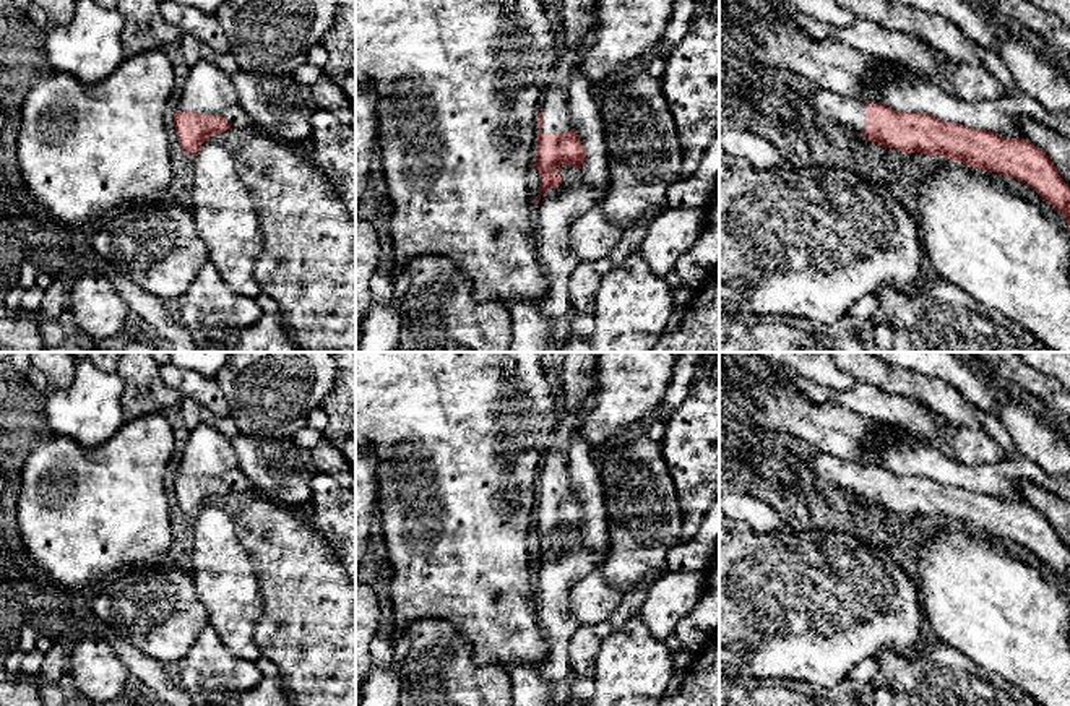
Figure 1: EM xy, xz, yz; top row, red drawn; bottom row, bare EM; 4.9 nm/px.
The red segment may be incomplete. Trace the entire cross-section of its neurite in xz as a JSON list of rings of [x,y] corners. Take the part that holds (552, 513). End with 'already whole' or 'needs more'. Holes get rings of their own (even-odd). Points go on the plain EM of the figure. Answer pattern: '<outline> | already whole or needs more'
[[[594,388],[586,394],[581,407],[576,412],[563,412],[559,417],[557,427],[554,430],[552,445],[546,450],[539,476],[537,476],[537,502],[536,502],[536,519],[534,532],[539,537],[539,558],[534,562],[534,568],[539,566],[541,558],[555,552],[562,547],[562,539],[557,536],[559,529],[572,529],[575,532],[583,532],[585,511],[575,497],[570,484],[568,474],[568,456],[570,443],[575,433],[580,433],[580,428],[586,419],[588,411],[594,406]]] | needs more

